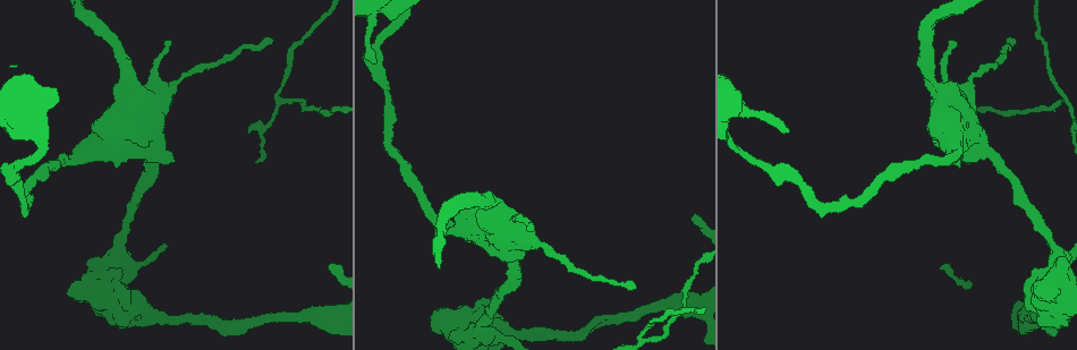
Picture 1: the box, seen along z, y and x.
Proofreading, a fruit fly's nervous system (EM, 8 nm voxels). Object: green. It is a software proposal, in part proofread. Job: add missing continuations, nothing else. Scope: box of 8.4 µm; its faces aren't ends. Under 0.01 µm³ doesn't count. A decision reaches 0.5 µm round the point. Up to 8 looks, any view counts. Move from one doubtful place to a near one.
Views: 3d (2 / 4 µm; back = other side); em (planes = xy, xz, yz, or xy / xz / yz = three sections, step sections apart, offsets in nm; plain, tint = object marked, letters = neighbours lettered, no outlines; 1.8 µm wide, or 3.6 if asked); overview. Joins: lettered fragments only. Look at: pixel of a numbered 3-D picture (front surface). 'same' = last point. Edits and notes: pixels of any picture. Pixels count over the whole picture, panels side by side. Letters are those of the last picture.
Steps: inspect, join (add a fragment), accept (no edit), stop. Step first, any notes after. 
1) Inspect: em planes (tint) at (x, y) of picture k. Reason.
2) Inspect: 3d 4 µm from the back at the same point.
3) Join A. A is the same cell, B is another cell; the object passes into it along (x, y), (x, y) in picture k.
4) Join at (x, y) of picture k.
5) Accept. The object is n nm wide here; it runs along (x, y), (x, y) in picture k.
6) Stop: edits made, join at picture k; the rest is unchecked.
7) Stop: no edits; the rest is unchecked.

Inspect: 3d 4 µm at (788, 131) of picture 1. Free end.

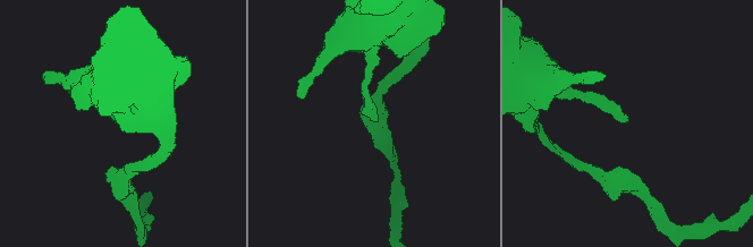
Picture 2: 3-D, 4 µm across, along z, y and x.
Inspect: em xy step 16 (tint) at (377, 121) of picture 2. Need the tissue.

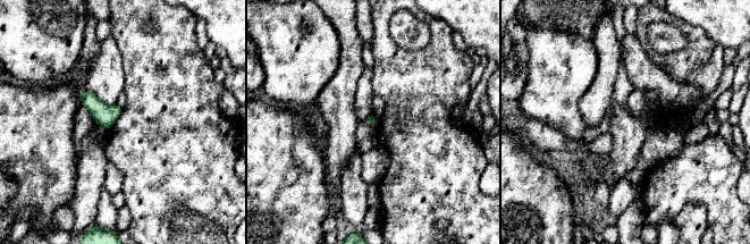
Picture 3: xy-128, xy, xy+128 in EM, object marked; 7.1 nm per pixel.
Inspect: em planes (letters) at the same point. Another direction.

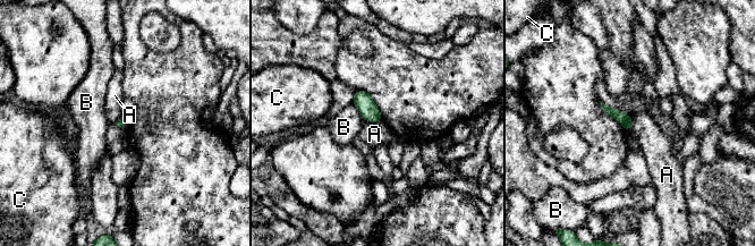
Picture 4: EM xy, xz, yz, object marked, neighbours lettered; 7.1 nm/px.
Accept. A, B and C are other cells; a border runs along (363, 119), (371, 121), (381, 120) in picture 4; no lettered fragment goes on from it.

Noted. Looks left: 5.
Inspect: em xz step 16 (letters) at (334, 112) of picture 1. Thin neck.

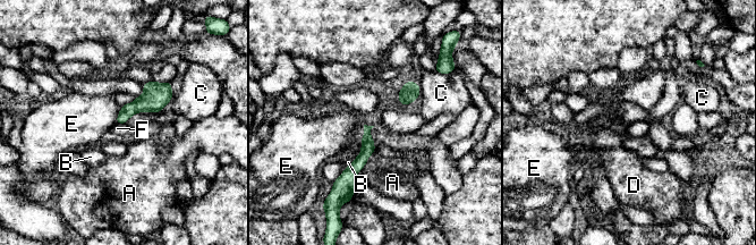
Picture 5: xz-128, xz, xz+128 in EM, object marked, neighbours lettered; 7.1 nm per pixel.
Accept. The object is 90 nm wide here; the longest contact is with E, 140 nm; A, B, C, D, E and F are other cells; no lettered fragment goes on from it.

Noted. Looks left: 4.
Inspect: 3d 2 µm at (673, 304) of picture 1. Thick turns thin.

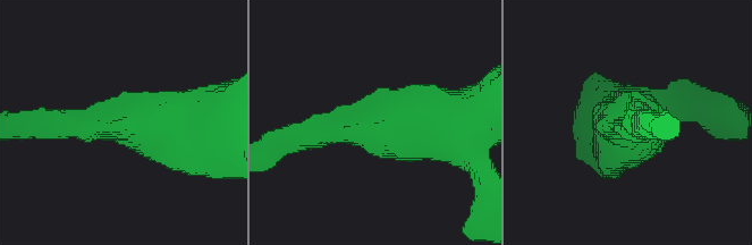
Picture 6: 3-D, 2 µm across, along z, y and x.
Inspect: em planes (letters) at (370, 129) of picture 6. The arms are 200, 500 nm wide; shape alone is not enough.

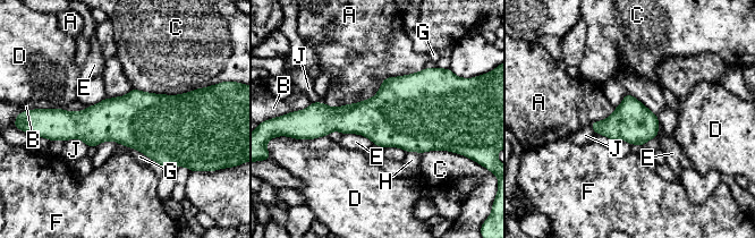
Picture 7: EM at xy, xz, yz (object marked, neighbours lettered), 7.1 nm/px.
Accept. The longest contact is with A, 750 nm; A, B, C, D, E, F, G, H and J are other cells; a border runs along (424, 67), (324, 103) in picture 7; no lettered fragment goes on from it.

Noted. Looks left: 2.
Stop: no edits; the rest is unchecked.

